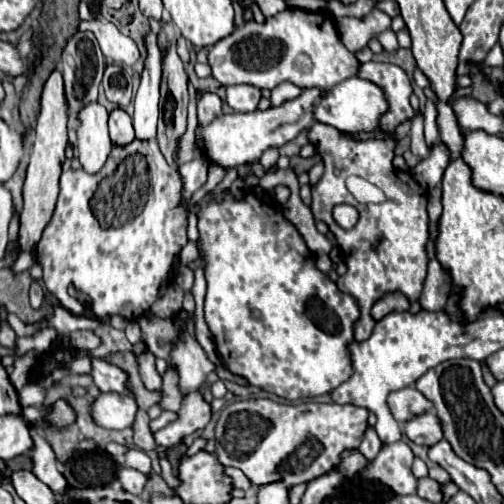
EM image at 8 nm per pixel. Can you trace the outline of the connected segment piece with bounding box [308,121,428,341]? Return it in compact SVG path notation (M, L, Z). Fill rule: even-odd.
M320 121L312 123L308 129L308 141L316 147L324 163L324 175L318 185L312 189L312 213L314 219L324 221L334 233L348 271L340 277L338 289L356 299L360 309L360 319L354 325L354 339L366 341L374 329L374 319L370 309L376 299L390 291L402 291L410 301L416 301L422 293L422 285L426 279L428 265L428 213L426 213L426 191L414 181L408 171L398 171L392 165L394 149L398 139L354 139L348 133L340 133L332 129L332 125L320 125ZM348 175L366 175L366 181L374 183L384 191L384 203L356 203L356 199L348 193L344 181ZM340 203L354 205L360 213L356 227L342 229L332 219L332 209Z

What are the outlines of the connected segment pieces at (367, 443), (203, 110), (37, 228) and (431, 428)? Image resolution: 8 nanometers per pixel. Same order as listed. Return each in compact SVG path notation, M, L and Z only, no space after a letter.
M368 425L368 429L364 431L364 437L362 437L362 441L360 441L360 451L362 451L368 459L374 459L374 457L378 455L380 447L382 447L382 441L378 439L374 427Z
M198 93L198 121L200 121L200 125L210 123L218 115L222 115L220 97L216 93L206 93L206 95Z
M54 69L44 83L38 125L34 127L34 147L32 147L26 183L24 183L24 209L20 213L20 249L22 251L34 251L34 247L38 245L42 237L44 227L52 219L56 197L58 197L58 179L62 173L64 151L68 147L66 123L68 123L68 105L64 97L64 79L62 79L62 73Z
M426 411L426 413L416 415L410 421L406 421L404 433L410 441L414 441L418 445L428 445L428 447L444 437L440 421L432 411Z

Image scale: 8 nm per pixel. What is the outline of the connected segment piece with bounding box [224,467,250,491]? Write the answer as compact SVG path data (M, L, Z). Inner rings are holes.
M226 467L224 473L228 473L228 477L230 477L230 481L232 481L232 487L236 487L236 489L244 489L244 491L250 489L250 481L246 479L246 475L244 475L240 469Z

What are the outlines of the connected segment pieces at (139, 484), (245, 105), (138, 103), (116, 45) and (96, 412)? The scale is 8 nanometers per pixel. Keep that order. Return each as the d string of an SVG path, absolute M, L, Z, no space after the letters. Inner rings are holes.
M120 467L116 471L116 477L122 479L122 487L132 495L140 495L146 485L146 475L136 469L130 469L130 467Z
M232 85L226 87L226 103L236 111L236 113L250 113L256 109L260 101L260 89L254 85Z
M150 29L144 35L146 45L146 61L144 71L140 75L140 89L134 97L134 131L138 139L154 139L156 137L156 121L158 121L158 99L160 99L160 79L162 79L162 59L164 51L158 45L156 31Z
M88 19L88 21L80 21L78 25L80 31L92 31L100 43L100 49L104 53L106 59L116 61L116 63L124 63L124 65L134 65L140 57L136 43L122 35L118 31L118 27L114 23L108 23L104 19Z
M100 393L92 401L90 411L96 425L104 429L126 429L126 427L132 427L138 405L134 397L128 397L128 395Z

